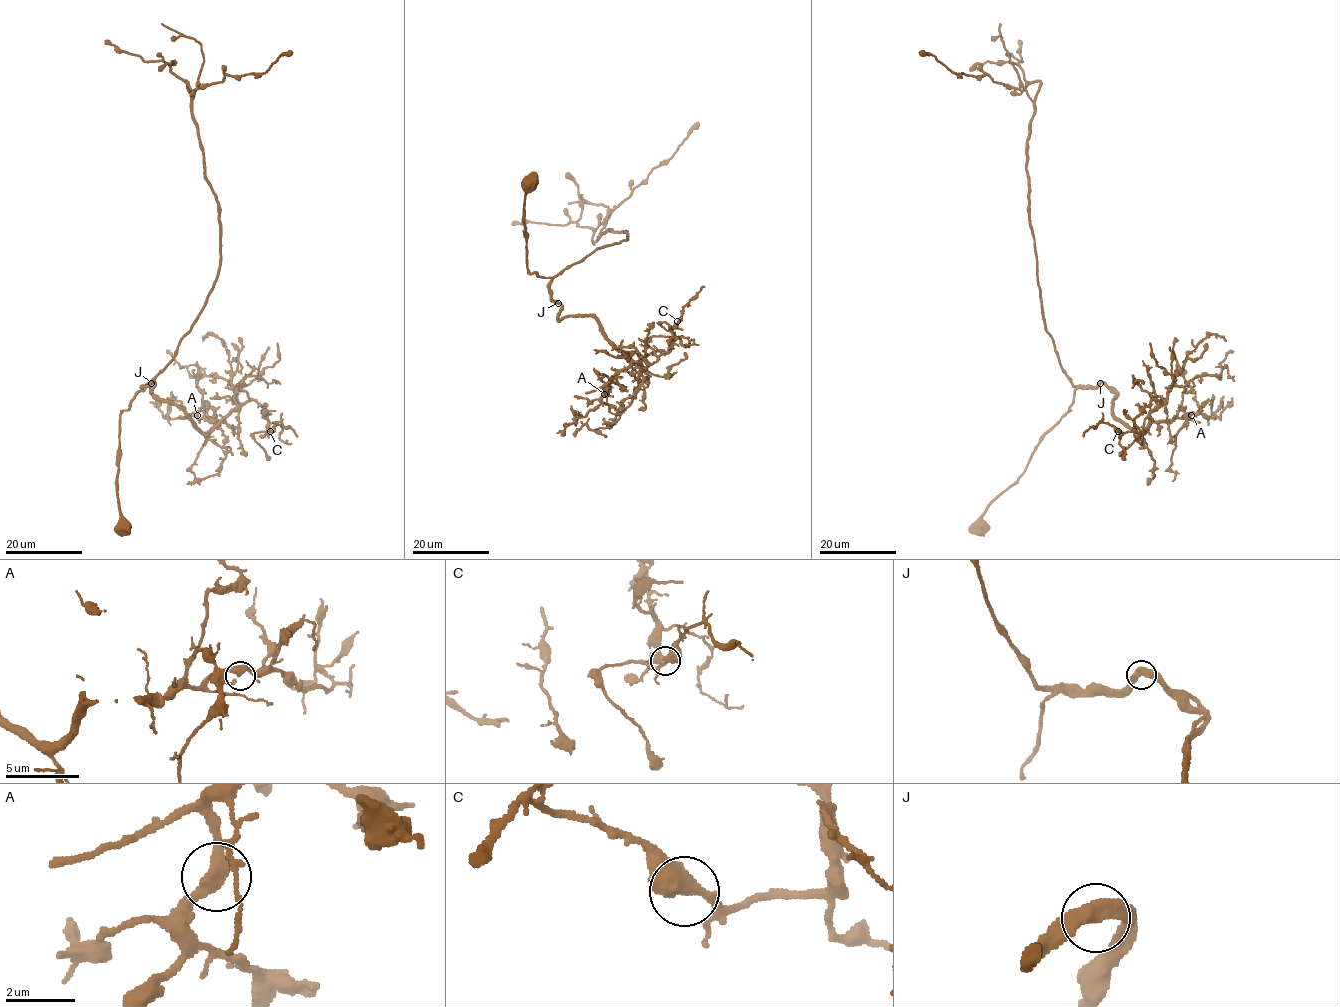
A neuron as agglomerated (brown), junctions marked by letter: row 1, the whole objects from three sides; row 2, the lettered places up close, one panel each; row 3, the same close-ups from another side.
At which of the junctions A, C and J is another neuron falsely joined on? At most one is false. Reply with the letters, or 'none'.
none

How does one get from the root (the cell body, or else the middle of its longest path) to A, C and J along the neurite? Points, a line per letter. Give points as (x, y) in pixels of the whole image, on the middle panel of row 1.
A: (530, 183), (527, 269), (551, 279), (559, 320), (592, 315), (630, 359), (604, 394)
C: (530, 183), (526, 267), (551, 279), (559, 320), (592, 315), (617, 348), (650, 363), (671, 348), (677, 321)
J: (530, 183), (524, 199), (526, 267), (530, 273), (551, 279), (550, 297), (558, 304)

